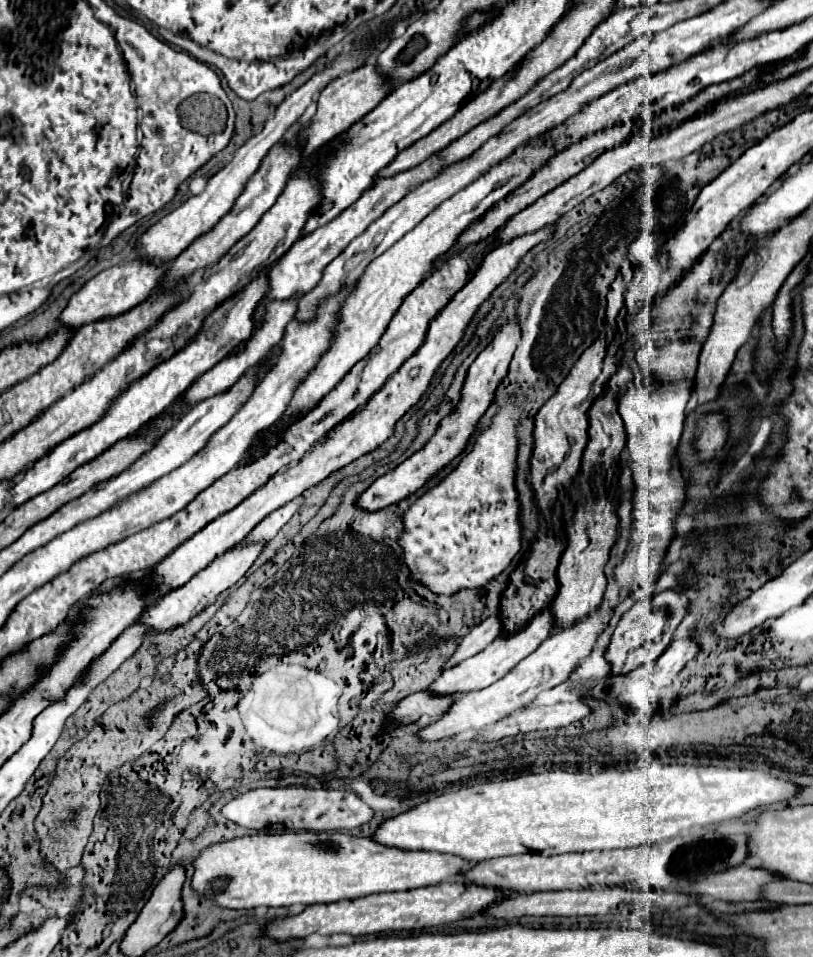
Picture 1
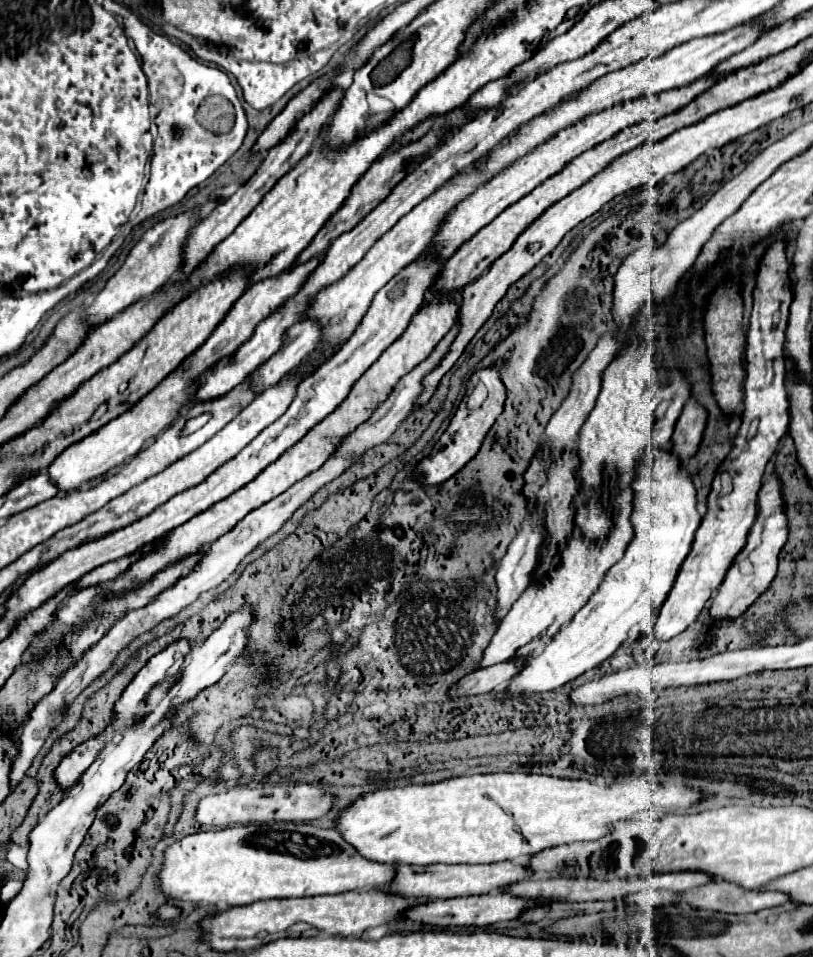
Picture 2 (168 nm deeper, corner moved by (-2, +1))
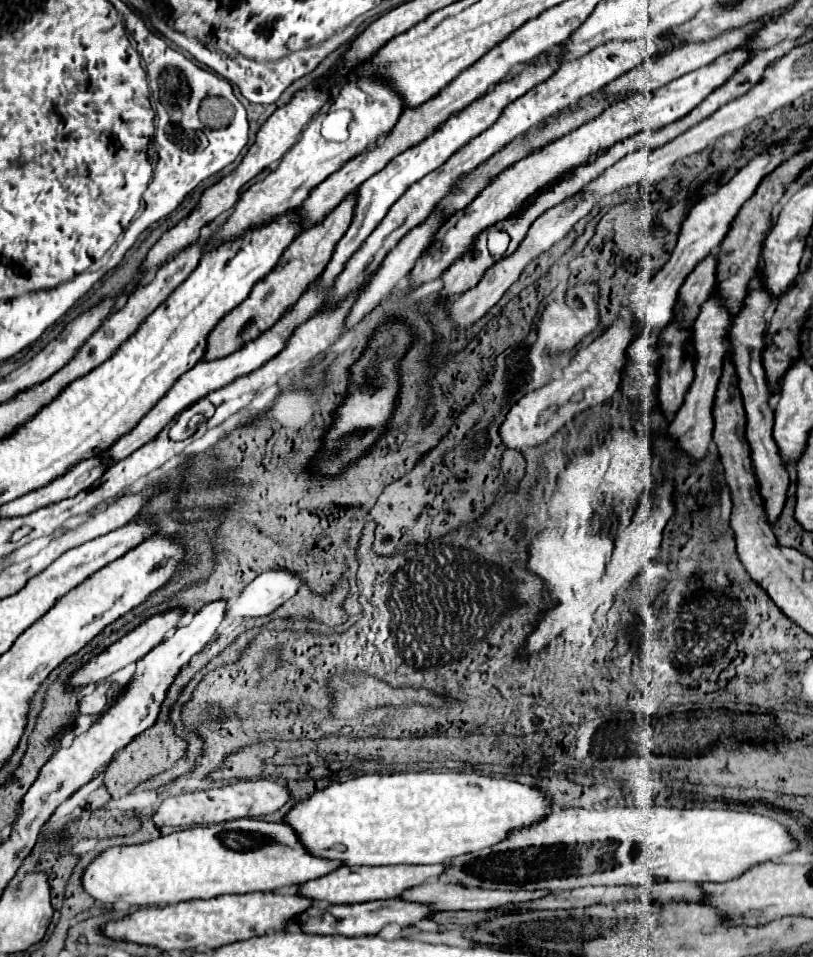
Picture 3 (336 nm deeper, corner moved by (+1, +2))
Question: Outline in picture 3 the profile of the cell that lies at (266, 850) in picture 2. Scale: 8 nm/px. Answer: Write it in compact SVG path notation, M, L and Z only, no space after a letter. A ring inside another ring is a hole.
M252 818L228 820L212 826L196 826L168 836L150 840L140 846L118 846L100 854L84 872L84 890L100 902L114 904L124 902L130 906L166 906L186 900L208 900L222 894L250 894L250 892L270 892L286 886L302 886L310 880L328 876L330 872L342 868L344 864L334 864L334 860L320 860L320 856L310 856L298 834L288 824L274 824Z

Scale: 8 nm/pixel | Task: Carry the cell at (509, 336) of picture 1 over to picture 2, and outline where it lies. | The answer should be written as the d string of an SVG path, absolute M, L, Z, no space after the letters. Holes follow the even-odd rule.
M487 367L487 369L481 369L479 373L475 373L469 381L469 389L473 389L477 383L483 383L489 391L485 403L479 407L479 409L473 409L469 411L465 407L465 401L459 405L459 409L455 411L455 415L451 417L451 423L447 427L447 431L441 435L439 443L433 447L431 455L425 457L417 469L421 469L421 473L425 473L425 481L433 481L433 483L443 483L447 481L449 477L453 477L461 467L465 467L477 453L477 449L481 447L481 441L485 439L487 431L491 429L491 425L495 423L497 415L501 413L503 409L503 401L505 401L505 387L499 379L499 373L497 373L497 367Z

